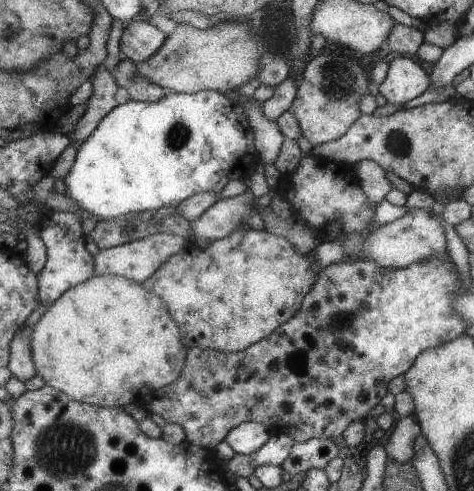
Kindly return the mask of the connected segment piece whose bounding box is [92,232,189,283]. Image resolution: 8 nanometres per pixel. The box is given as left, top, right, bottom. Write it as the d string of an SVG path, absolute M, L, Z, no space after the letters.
M149 234L145 238L133 240L125 244L111 248L99 249L93 258L93 275L109 274L113 276L123 276L129 278L131 282L142 283L147 277L151 276L168 260L172 254L177 254L181 249L189 245L188 240L175 234Z

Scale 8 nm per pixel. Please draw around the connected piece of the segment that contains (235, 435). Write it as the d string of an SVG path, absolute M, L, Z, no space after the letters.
M243 421L229 430L224 440L233 452L252 455L268 441L270 436L268 427L263 424L255 421Z

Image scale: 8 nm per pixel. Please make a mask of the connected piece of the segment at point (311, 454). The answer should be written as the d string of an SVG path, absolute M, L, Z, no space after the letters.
M310 438L303 442L293 443L289 454L280 466L290 475L303 470L323 469L335 456L340 455L340 449L330 439Z

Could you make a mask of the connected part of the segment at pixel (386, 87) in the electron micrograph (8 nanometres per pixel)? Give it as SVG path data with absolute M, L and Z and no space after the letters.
M409 57L394 58L383 82L376 86L376 91L391 104L405 104L419 96L428 86L427 74L423 68Z

